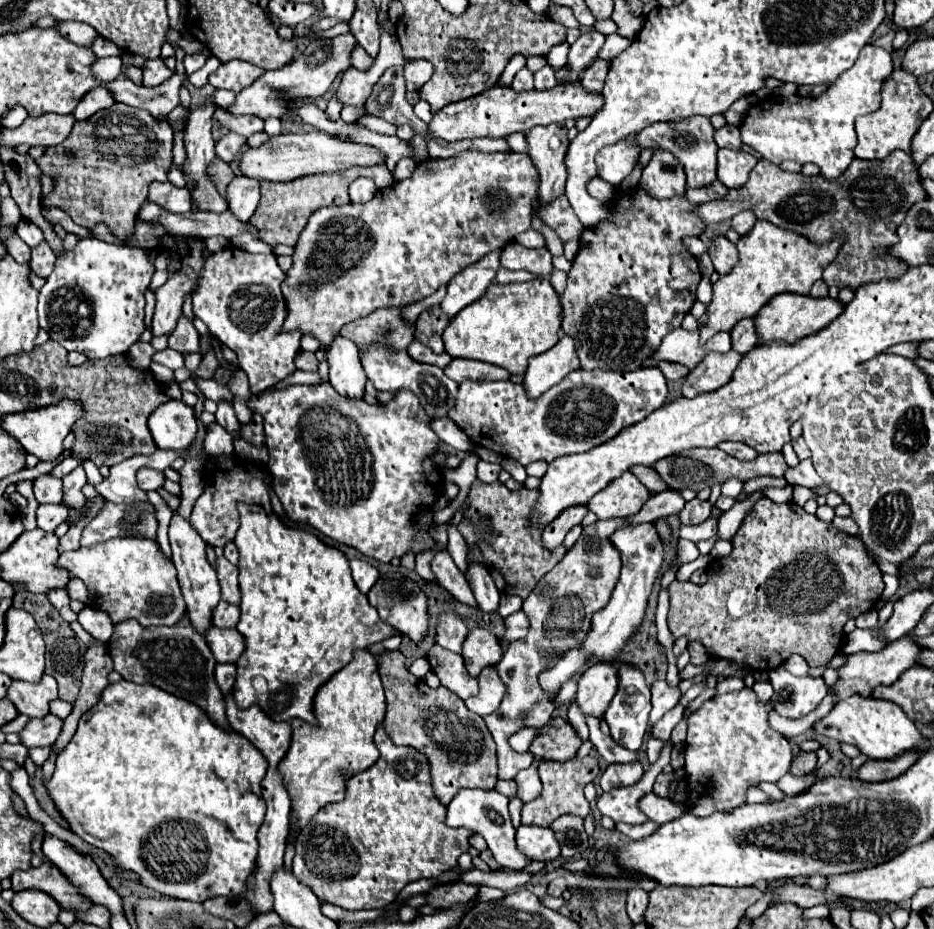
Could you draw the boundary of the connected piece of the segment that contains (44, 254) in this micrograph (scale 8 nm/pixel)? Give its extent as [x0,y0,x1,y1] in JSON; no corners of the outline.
[31,241,57,279]

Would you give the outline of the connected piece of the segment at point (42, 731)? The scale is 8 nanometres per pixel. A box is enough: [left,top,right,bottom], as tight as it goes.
[21,713,63,747]

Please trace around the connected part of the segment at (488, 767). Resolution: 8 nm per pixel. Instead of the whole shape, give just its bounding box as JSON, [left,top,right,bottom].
[377,651,497,805]

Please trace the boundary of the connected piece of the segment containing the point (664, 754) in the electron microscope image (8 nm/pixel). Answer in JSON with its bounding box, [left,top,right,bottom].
[597,741,673,825]

